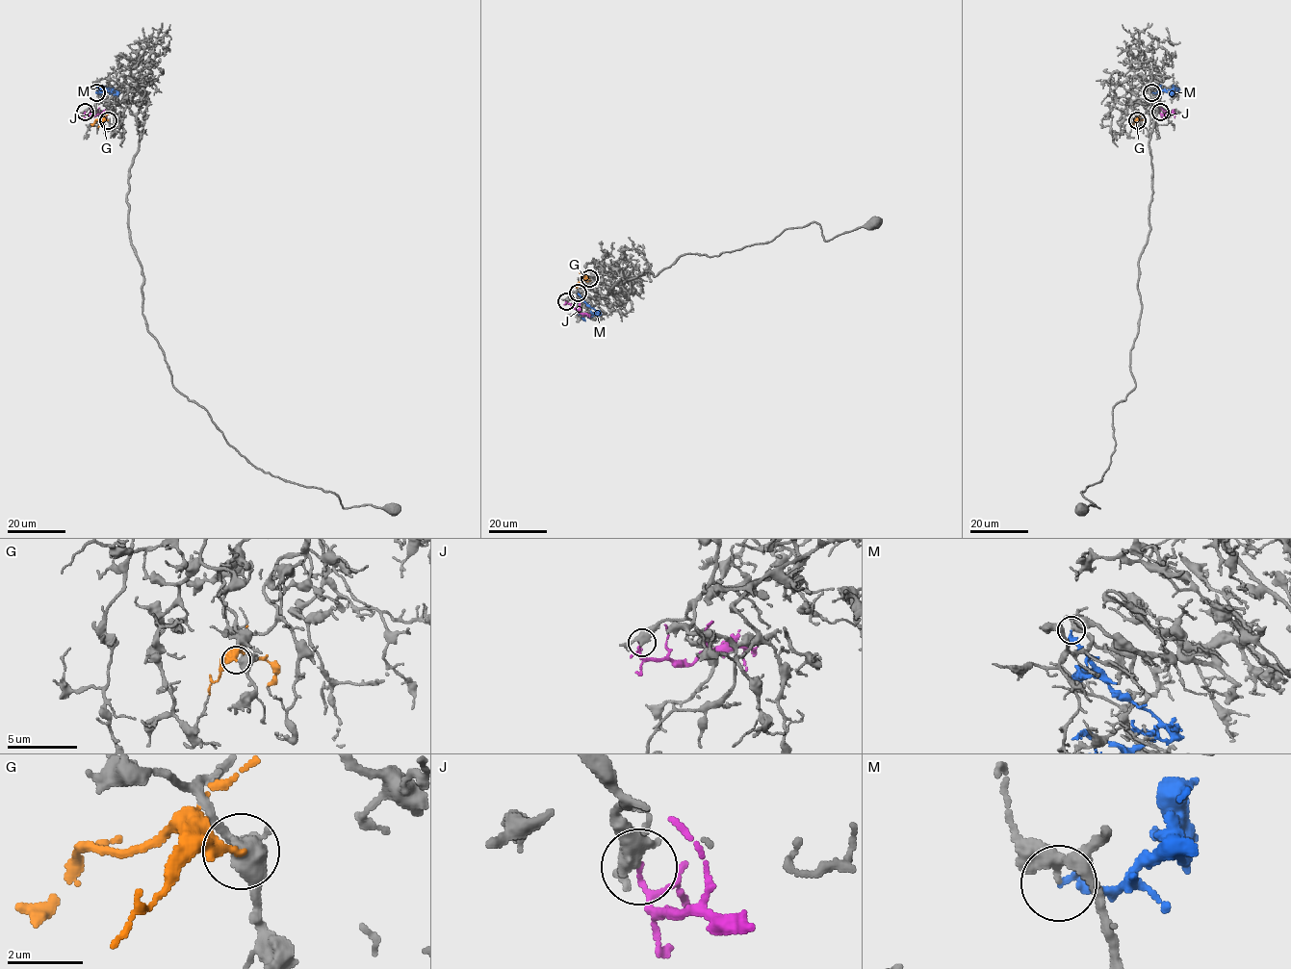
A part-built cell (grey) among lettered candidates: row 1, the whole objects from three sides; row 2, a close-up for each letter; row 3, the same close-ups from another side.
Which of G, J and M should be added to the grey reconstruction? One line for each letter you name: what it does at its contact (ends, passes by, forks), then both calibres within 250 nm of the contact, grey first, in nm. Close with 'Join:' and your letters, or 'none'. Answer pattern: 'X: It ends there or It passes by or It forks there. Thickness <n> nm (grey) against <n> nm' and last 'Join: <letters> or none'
Join: none

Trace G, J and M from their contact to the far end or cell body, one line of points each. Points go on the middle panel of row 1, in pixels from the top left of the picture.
G: (589, 278), (573, 284)
J: (566, 301), (587, 316)
M: (578, 293), (596, 311), (593, 316), (579, 315)

